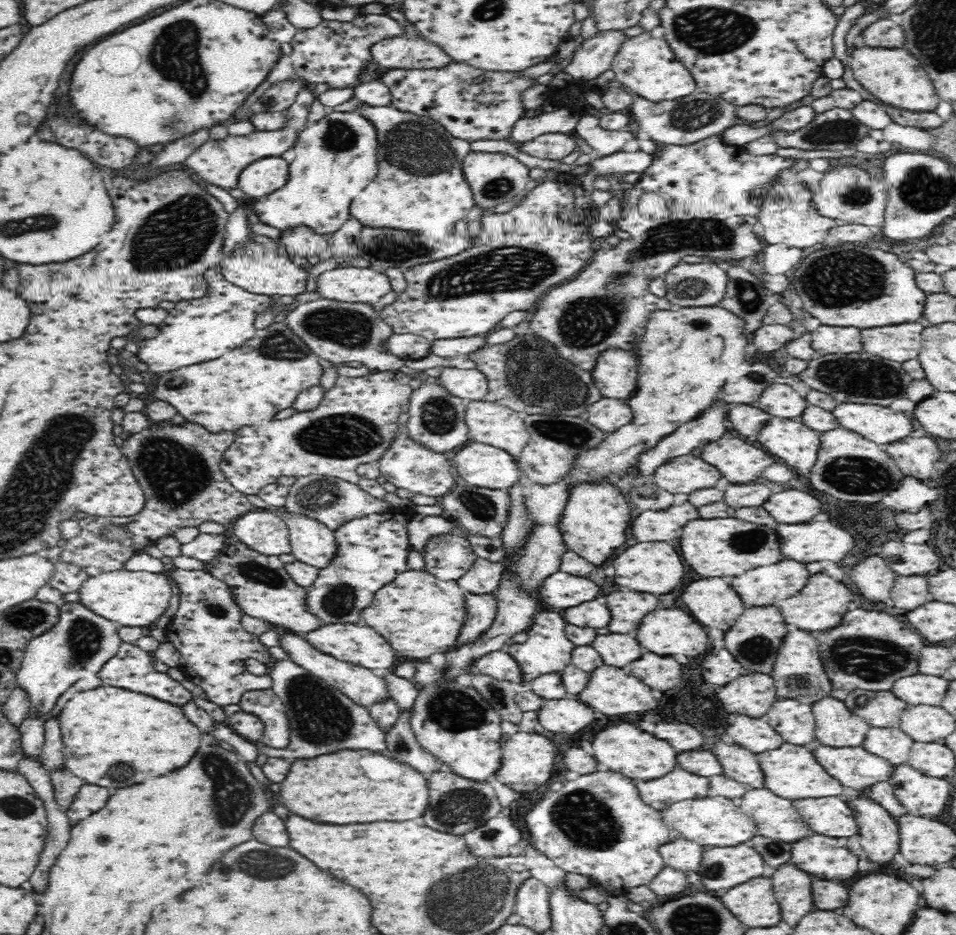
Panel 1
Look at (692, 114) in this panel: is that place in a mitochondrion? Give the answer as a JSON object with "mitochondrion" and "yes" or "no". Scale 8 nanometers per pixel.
{"mitochondrion":"yes"}

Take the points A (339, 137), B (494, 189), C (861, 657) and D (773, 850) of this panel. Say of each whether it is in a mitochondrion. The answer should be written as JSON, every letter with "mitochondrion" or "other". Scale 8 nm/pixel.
{"A":"mitochondrion","B":"mitochondrion","C":"mitochondrion","D":"mitochondrion"}

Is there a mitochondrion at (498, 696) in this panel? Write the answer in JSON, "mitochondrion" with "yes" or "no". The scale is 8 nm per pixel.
{"mitochondrion":"yes"}

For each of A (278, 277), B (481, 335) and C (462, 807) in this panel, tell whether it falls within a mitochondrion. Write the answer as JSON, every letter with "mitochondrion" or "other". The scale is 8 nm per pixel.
{"A":"other","B":"other","C":"mitochondrion"}

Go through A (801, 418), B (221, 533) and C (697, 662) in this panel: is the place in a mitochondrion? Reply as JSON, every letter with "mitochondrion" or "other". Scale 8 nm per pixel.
{"A":"other","B":"other","C":"other"}

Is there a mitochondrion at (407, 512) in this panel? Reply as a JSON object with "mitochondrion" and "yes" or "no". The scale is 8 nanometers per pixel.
{"mitochondrion":"no"}

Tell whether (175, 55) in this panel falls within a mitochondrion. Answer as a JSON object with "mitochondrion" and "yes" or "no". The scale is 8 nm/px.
{"mitochondrion":"yes"}

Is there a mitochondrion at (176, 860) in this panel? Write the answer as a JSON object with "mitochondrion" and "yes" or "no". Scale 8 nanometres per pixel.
{"mitochondrion":"no"}

